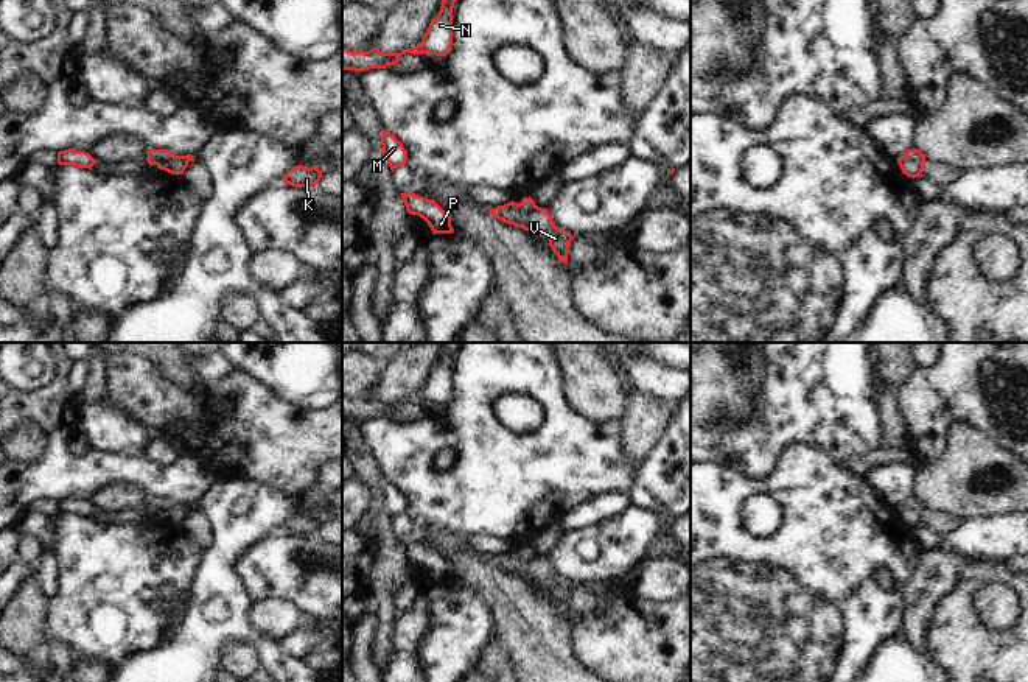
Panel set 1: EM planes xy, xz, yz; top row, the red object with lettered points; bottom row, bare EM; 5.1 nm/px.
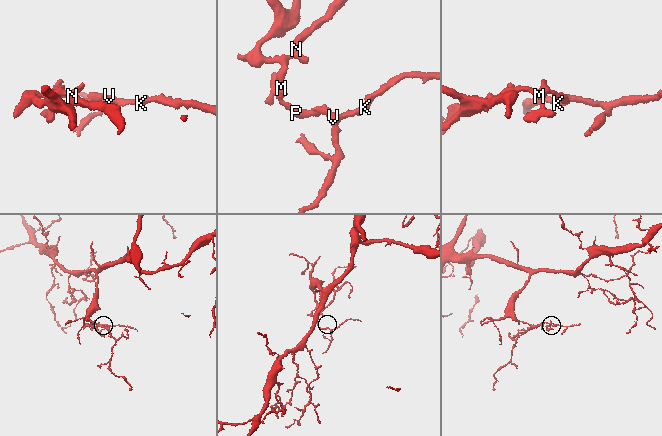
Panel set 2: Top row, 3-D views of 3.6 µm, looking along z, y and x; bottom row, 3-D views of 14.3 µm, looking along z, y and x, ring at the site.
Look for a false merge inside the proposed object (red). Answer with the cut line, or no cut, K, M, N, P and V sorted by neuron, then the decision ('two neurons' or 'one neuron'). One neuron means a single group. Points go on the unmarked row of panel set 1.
yz (902, 505), (923, 511) | K V / M N P | two neurons

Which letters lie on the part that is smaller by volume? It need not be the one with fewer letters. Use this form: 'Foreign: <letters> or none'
Foreign: K, V

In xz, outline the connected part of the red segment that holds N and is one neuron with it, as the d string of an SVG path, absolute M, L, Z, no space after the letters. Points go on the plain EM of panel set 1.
M442 343L442 355L435 367L431 369L421 392L404 399L403 402L383 402L376 397L369 400L350 400L342 395L342 417L364 420L370 417L386 417L395 414L404 402L421 403L431 402L446 405L453 394L453 357L460 343Z

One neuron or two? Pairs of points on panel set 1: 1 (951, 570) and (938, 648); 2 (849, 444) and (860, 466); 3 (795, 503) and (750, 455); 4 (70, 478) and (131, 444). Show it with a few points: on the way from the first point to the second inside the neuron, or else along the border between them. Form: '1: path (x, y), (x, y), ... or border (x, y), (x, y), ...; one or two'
1: border (968, 565), (958, 583), (937, 606), (929, 628); two
2: border (881, 447), (867, 455), (856, 457), (845, 467); two
3: border (790, 446), (764, 477), (745, 477), (731, 469); two
4: border (90, 449), (100, 453), (122, 453), (142, 458); two

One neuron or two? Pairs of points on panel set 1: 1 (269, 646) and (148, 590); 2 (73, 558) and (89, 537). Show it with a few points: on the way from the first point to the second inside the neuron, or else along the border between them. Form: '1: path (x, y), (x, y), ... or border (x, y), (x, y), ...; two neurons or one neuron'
1: border (196, 570), (188, 589), (188, 600), (184, 604); two neurons
2: path (78, 553), (89, 542); one neuron

